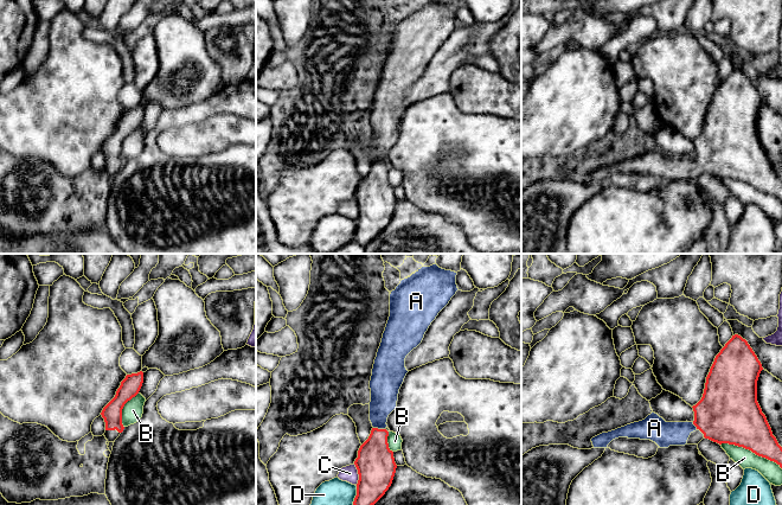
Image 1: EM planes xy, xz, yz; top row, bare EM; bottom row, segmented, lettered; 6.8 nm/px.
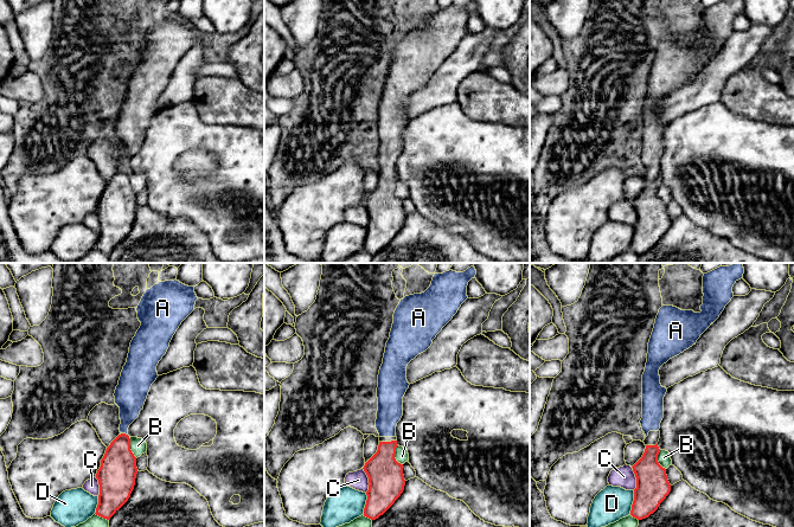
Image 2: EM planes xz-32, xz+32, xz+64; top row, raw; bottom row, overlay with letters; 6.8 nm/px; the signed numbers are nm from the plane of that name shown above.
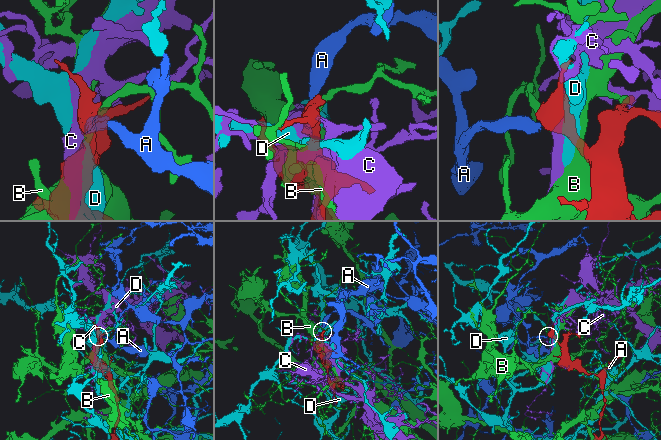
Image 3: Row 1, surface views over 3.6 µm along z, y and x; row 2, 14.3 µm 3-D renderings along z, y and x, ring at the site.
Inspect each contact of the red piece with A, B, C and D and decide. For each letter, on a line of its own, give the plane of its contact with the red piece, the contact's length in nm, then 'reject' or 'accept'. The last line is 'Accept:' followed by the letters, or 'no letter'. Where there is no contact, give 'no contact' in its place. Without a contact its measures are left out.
A: xz | 80 nm | accept
B: yz | 440 nm | reject
C: xz | 150 nm | reject
D: xz | 140 nm | reject
Accept: A

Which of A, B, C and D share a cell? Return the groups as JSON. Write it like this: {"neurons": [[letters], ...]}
{"neurons": [["A"], ["B"], ["C"], ["D"]]}

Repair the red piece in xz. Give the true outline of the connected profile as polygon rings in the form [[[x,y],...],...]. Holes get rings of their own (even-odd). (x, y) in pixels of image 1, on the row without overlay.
[[[438,0],[422,1],[390,28],[390,51],[370,115],[373,162],[354,196],[359,215],[353,241],[363,245],[374,239],[392,218],[397,199],[385,162],[409,107],[405,92],[422,77],[431,57],[459,25],[456,9]]]

